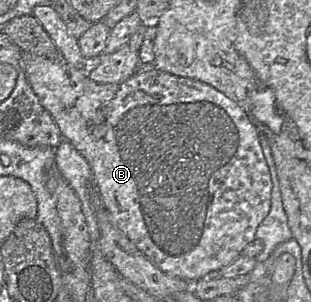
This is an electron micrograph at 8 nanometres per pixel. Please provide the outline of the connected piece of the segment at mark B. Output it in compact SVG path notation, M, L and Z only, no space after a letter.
M22 53L22 63L29 84L59 127L63 138L68 140L91 166L95 177L95 189L101 196L113 224L161 271L191 283L214 276L236 260L243 249L256 239L256 230L271 208L272 179L261 146L260 134L246 112L233 100L206 83L175 76L156 68L149 71L137 70L121 83L99 84L90 79L88 70L71 66L61 56L59 59L50 60Z

